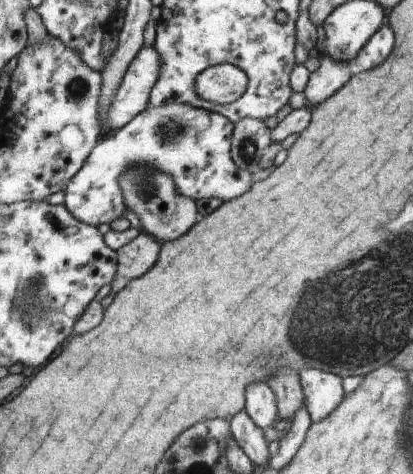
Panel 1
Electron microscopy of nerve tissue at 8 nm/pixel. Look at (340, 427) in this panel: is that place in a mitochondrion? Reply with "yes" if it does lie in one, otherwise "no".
no

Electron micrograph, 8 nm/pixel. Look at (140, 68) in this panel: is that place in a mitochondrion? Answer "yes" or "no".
no

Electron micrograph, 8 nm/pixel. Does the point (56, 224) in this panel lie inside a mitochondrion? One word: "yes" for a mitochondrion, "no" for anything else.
no

